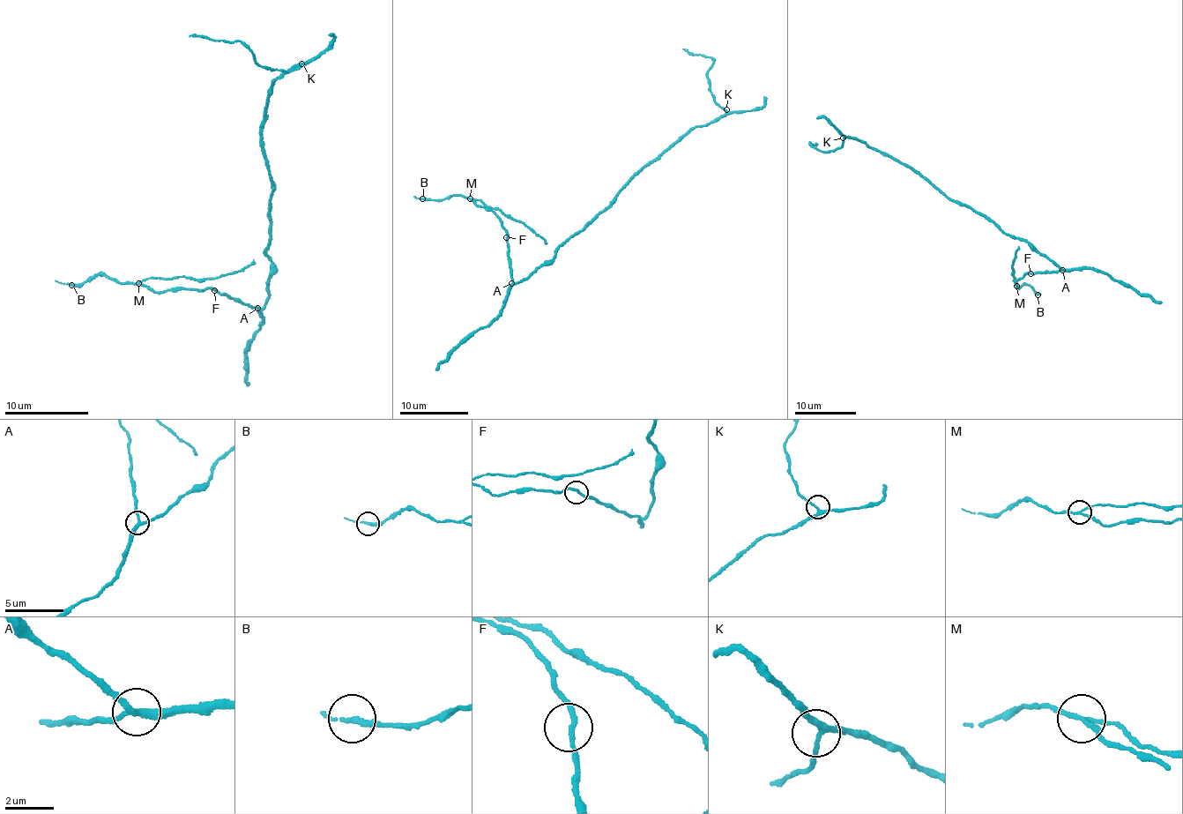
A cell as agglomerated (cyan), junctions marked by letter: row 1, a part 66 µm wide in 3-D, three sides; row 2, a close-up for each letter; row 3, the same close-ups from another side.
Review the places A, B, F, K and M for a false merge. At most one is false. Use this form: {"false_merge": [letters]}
{"false_merge": ["M"]}

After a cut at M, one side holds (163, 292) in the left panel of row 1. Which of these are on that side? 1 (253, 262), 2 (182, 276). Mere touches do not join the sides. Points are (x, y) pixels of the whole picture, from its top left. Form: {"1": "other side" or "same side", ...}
{"1": "other side", "2": "other side"}

